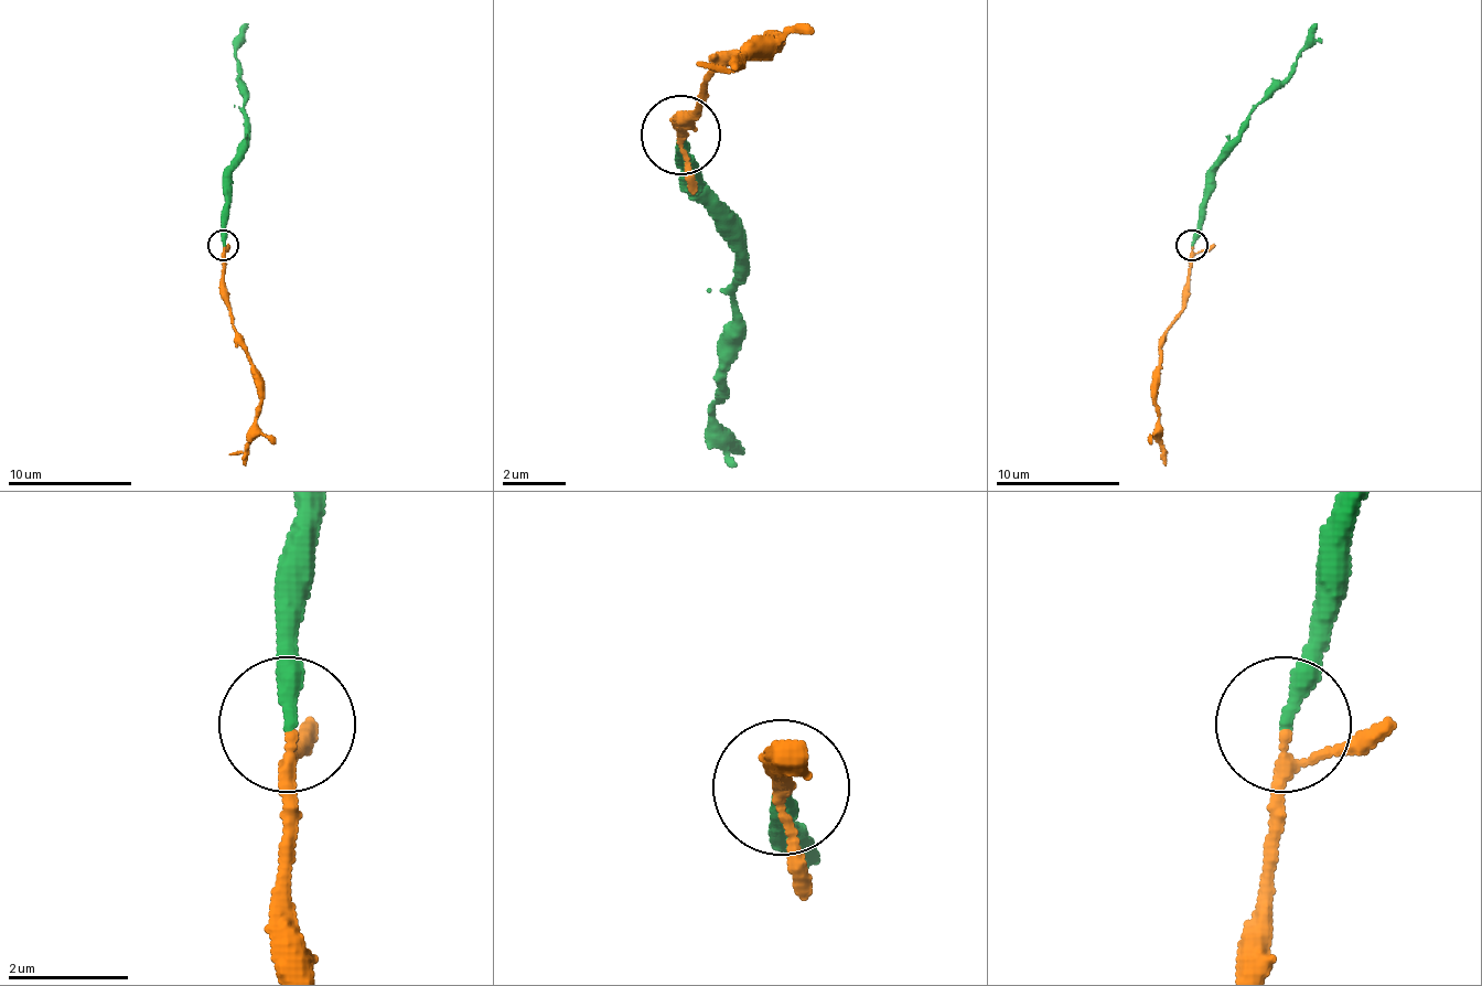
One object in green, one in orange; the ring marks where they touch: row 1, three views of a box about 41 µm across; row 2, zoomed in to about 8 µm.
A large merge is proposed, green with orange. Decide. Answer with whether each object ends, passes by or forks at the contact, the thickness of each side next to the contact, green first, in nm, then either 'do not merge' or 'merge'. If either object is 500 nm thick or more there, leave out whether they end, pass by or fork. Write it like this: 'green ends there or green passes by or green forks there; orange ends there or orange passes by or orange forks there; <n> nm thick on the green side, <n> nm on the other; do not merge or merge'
green ends there; orange passes by; 280 nm thick on the green side, 160 nm on the other; merge

